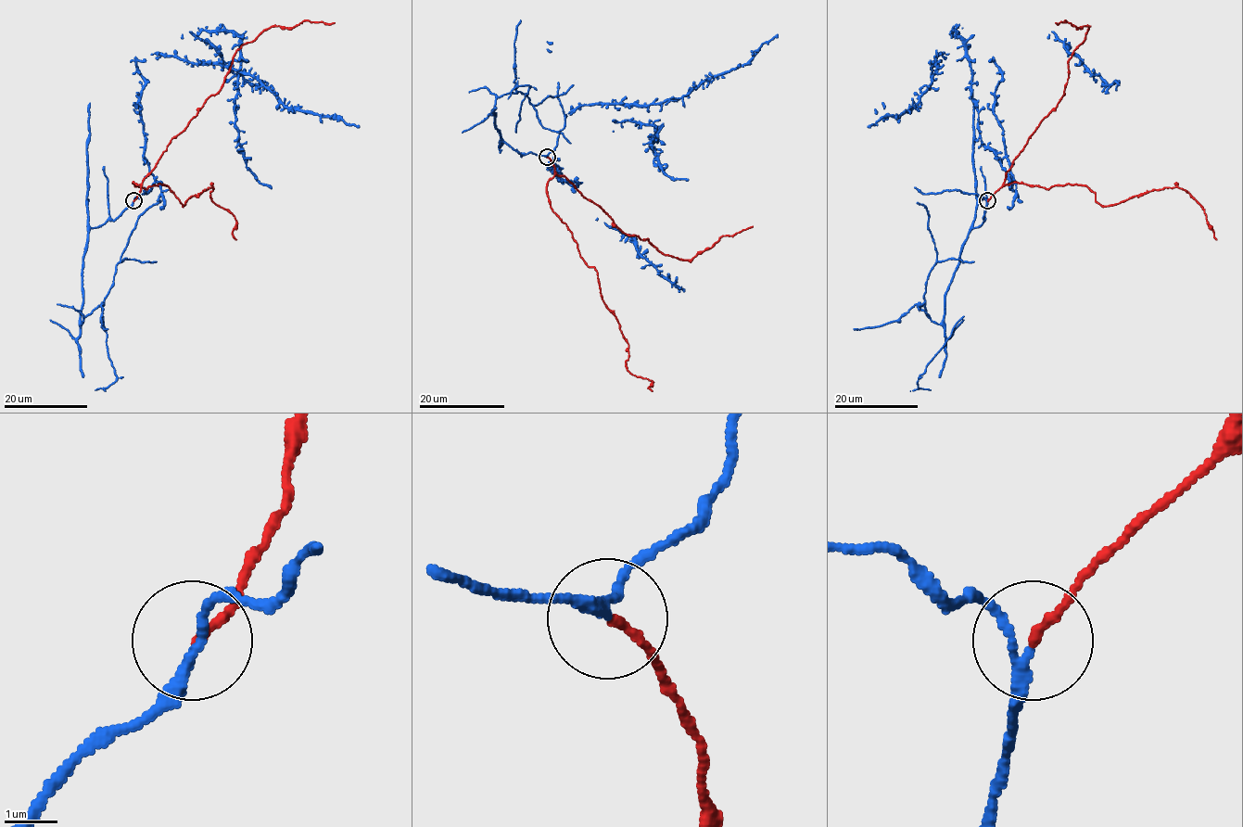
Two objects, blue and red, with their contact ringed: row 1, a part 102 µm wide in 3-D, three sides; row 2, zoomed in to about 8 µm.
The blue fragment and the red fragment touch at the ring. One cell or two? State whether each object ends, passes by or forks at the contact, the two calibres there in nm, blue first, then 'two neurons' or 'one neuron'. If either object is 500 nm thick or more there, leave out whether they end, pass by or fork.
blue passes by | red ends | 170/170 nm | one neuron

